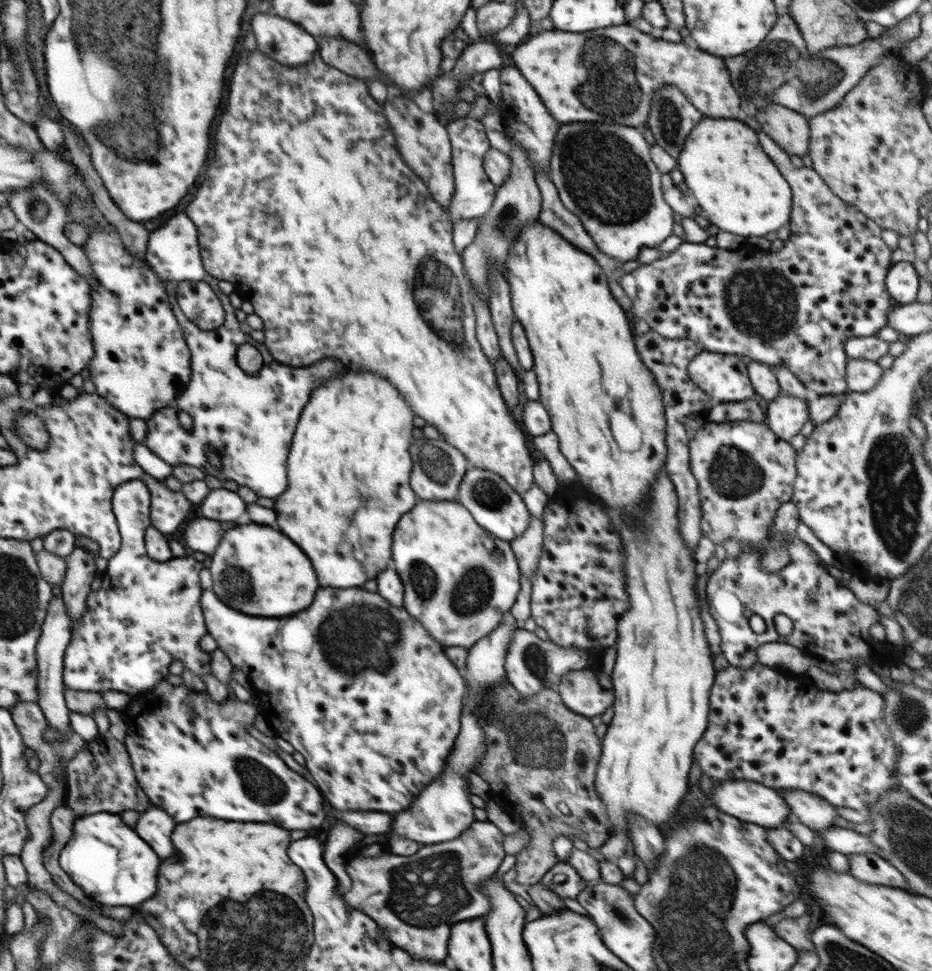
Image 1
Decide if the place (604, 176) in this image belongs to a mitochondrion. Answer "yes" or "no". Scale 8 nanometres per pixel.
yes

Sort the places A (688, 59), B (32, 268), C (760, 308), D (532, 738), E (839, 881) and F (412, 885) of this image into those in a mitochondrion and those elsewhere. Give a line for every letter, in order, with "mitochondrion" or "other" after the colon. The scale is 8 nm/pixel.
A: other
B: other
C: mitochondrion
D: mitochondrion
E: other
F: mitochondrion

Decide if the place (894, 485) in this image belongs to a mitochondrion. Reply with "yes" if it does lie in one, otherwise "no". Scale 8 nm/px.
yes

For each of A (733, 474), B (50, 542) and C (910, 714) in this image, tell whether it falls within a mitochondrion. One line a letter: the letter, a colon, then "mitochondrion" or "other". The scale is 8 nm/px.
A: mitochondrion
B: other
C: mitochondrion

